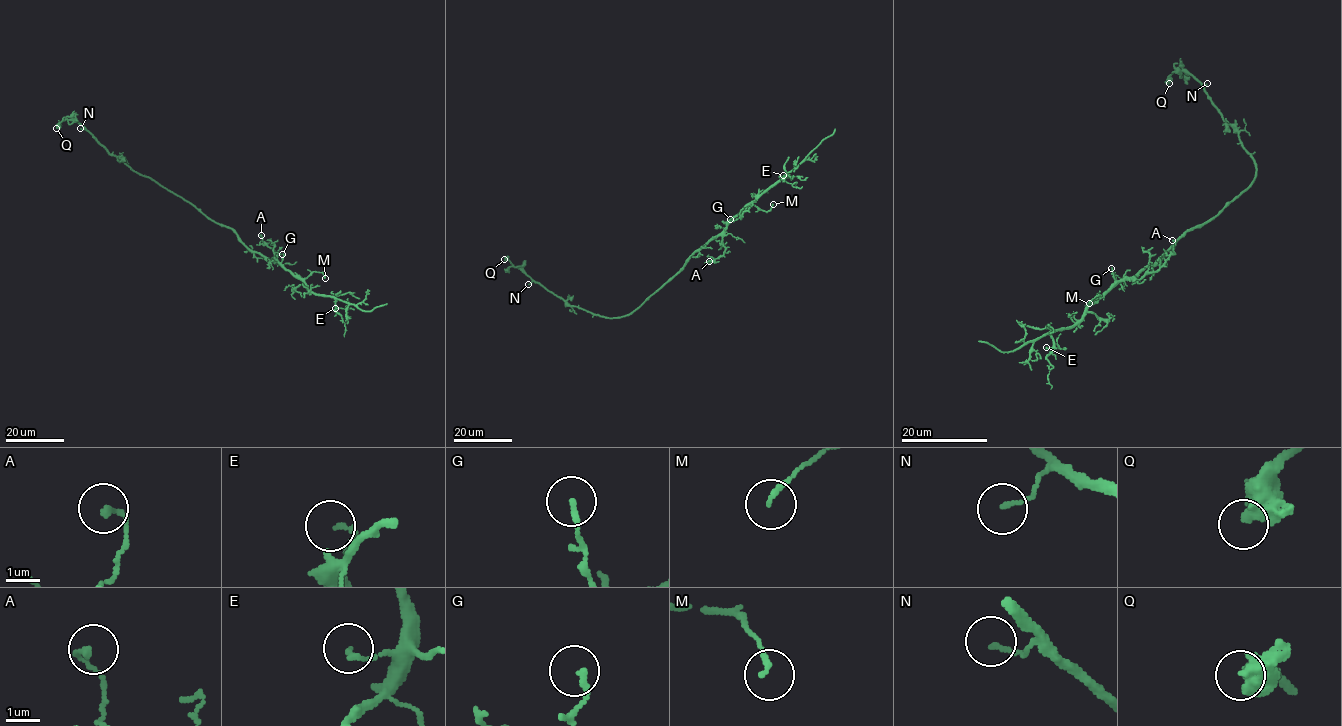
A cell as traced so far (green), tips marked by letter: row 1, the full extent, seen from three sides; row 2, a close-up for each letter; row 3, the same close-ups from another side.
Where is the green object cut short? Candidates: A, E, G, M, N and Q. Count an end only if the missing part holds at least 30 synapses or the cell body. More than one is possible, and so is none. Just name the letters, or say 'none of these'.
none of these

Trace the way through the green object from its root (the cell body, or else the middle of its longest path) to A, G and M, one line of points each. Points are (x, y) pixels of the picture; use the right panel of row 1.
A: (1194, 227), (1185, 231), (1152, 264), (1147, 266), (1136, 279), (1163, 264), (1176, 244), (1172, 240)
G: (1194, 227), (1134, 276), (1116, 281), (1111, 268)
M: (1194, 227), (1185, 231), (1152, 264), (1134, 276), (1120, 279), (1089, 303)

